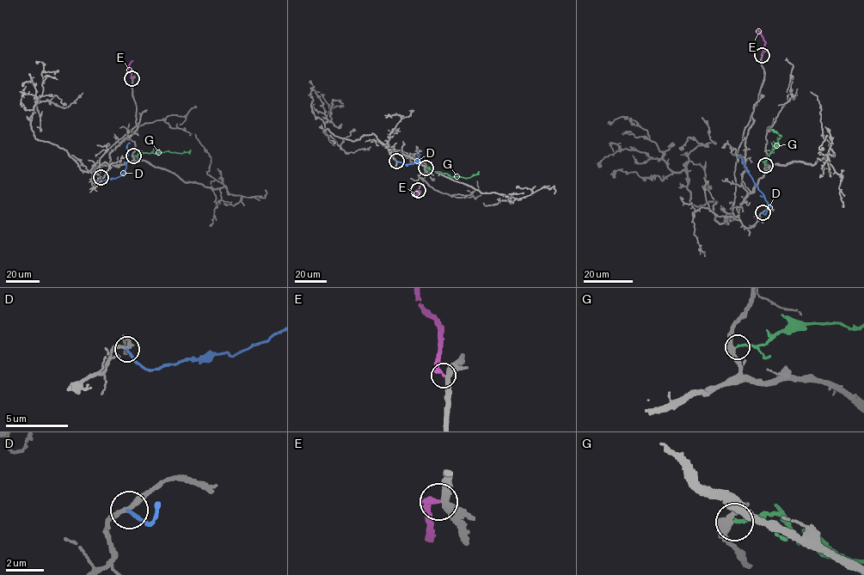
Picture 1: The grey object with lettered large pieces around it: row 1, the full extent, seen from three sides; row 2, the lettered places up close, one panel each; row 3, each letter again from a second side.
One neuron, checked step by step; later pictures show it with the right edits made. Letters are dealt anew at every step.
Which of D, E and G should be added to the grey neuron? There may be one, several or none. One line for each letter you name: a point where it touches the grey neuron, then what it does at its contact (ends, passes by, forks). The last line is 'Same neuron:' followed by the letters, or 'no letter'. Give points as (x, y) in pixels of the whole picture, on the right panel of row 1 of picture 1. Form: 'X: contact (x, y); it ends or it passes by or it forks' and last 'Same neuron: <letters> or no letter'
G: contact (765, 165); it ends
Same neuron: G

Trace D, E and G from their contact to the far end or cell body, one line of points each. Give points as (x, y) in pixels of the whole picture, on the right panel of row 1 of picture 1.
D: (762, 212), (765, 214), (768, 204), (738, 156)
E: (762, 55), (765, 43), (757, 30)
G: (765, 165), (781, 136), (771, 128)

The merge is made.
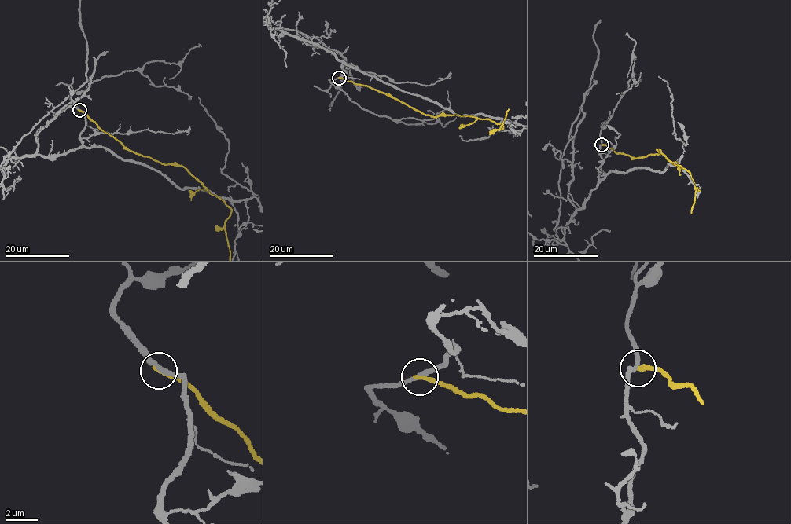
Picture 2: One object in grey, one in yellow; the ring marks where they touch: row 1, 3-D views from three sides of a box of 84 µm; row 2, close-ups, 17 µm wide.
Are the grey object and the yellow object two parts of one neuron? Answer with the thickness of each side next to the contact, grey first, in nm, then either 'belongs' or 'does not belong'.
240 nm thick on the grey side, 280 nm on the other; does not belong

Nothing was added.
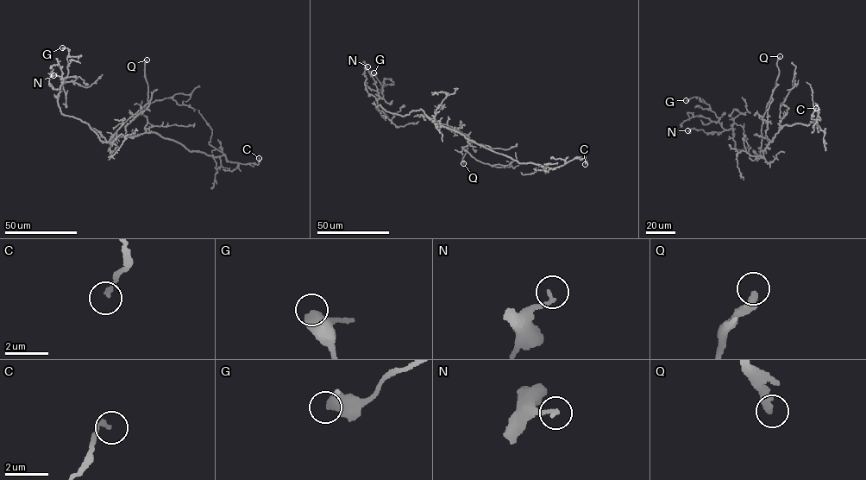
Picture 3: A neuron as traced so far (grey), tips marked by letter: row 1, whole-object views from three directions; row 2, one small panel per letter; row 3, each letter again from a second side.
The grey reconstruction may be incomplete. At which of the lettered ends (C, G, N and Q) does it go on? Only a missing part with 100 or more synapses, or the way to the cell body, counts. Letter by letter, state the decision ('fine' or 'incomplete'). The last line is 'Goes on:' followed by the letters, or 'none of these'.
C: fine
G: fine
N: fine
Q: incomplete
Goes on: Q

